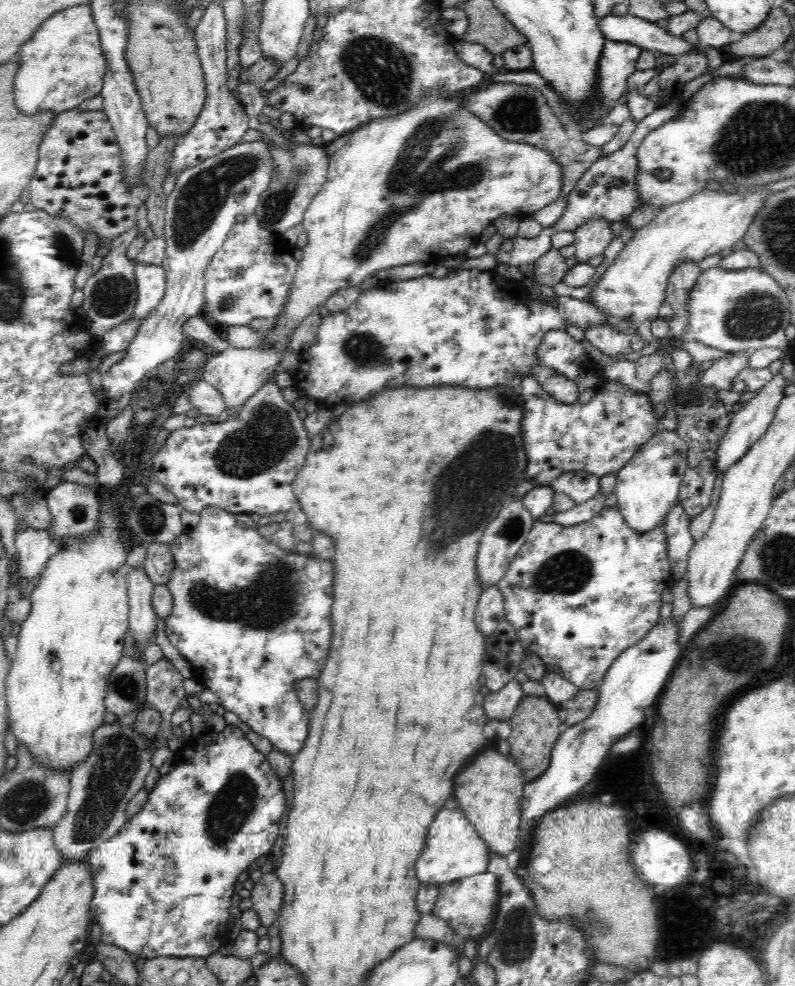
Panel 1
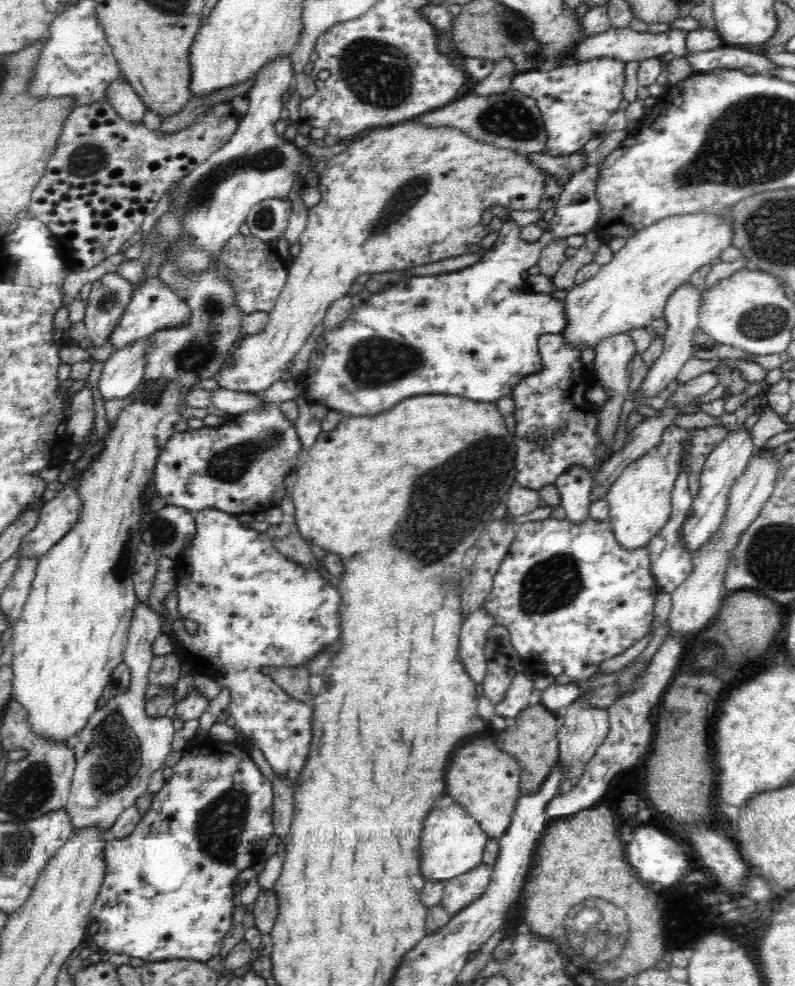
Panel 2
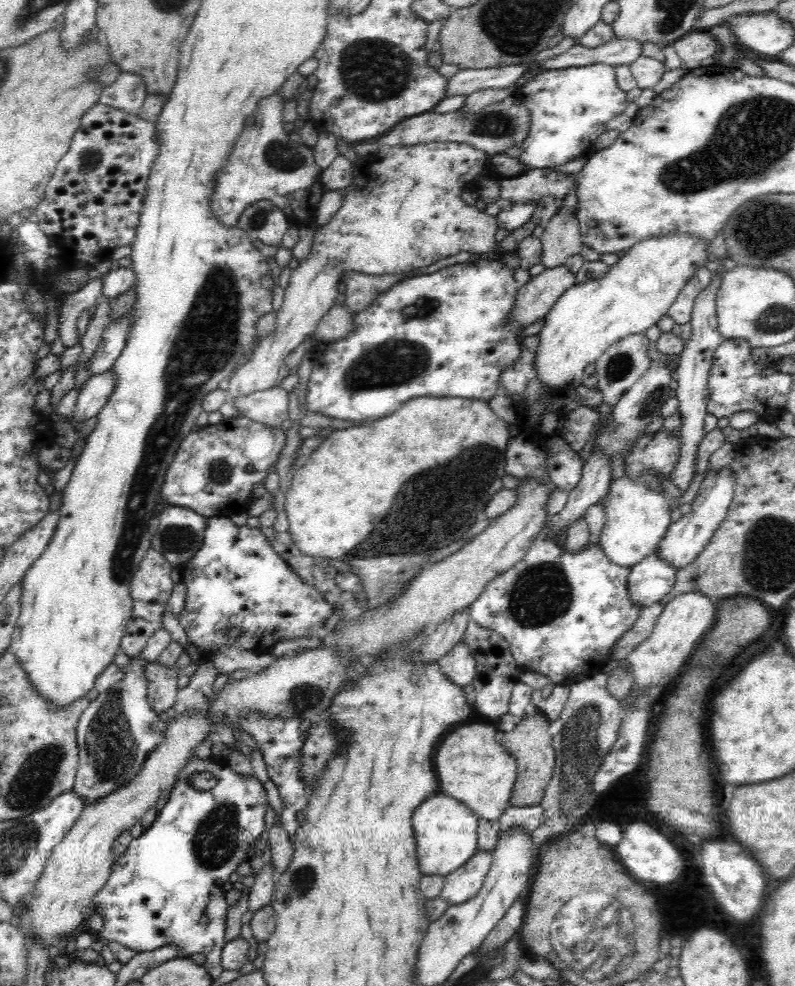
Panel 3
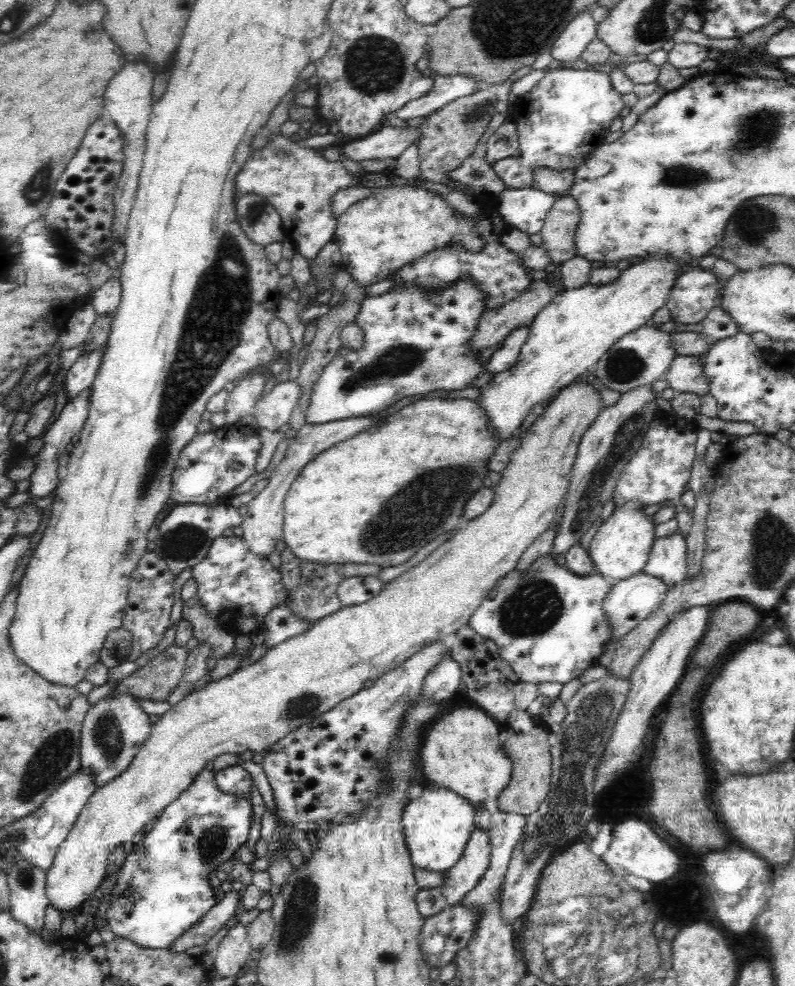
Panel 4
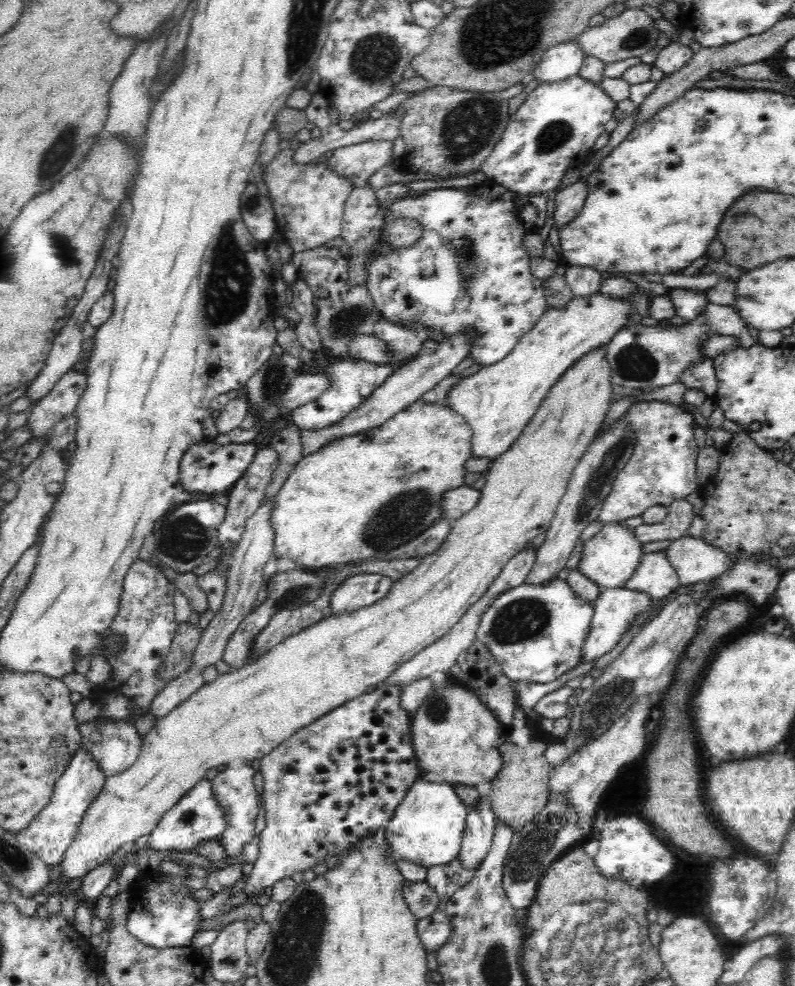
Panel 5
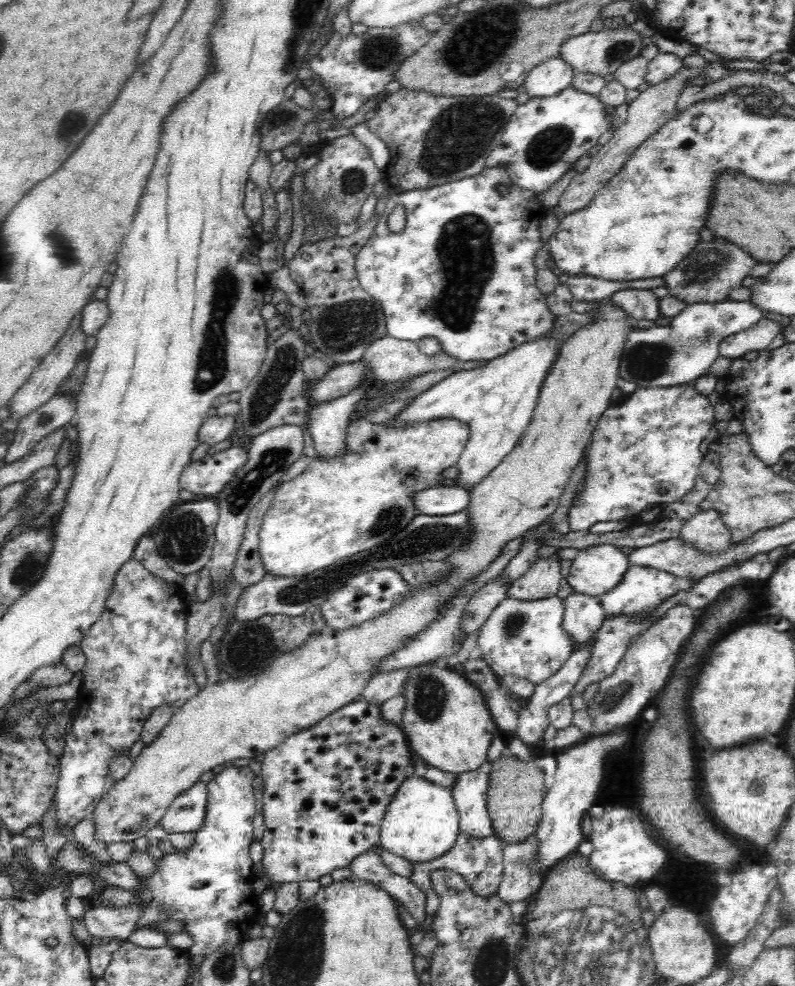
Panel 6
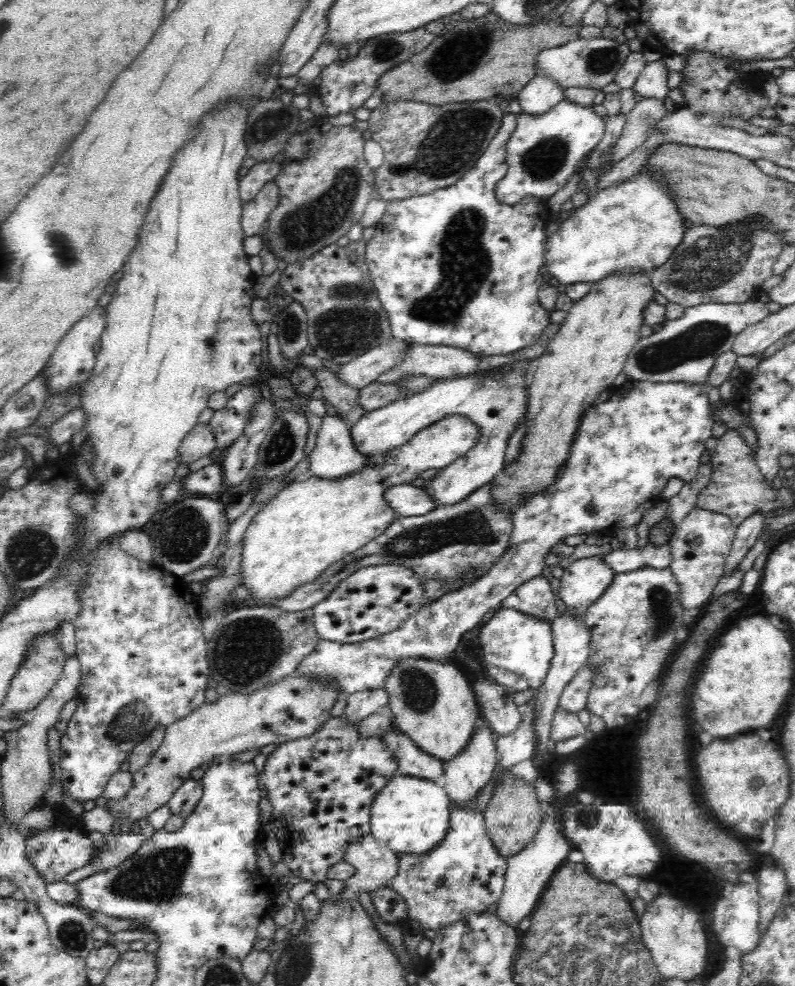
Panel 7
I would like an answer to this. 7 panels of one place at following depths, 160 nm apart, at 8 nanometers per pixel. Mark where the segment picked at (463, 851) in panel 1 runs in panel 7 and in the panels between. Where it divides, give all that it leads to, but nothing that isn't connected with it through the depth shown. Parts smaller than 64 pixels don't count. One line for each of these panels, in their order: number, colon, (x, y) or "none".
2: (452, 842)
3: (445, 830)
4: (436, 825)
5: (426, 828)
6: (421, 822)
7: (410, 815)

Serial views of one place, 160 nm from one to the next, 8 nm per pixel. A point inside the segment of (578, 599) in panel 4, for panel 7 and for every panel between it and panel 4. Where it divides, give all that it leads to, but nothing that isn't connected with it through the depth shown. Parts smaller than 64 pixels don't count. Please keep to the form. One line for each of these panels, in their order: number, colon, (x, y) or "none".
5: (535, 632)
6: (525, 639)
7: (511, 640)

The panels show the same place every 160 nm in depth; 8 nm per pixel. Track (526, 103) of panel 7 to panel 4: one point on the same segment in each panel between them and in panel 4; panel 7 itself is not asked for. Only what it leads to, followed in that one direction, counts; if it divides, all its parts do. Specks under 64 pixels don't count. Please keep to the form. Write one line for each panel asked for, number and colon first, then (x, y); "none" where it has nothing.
4: (568, 47)
5: (564, 60)
6: (551, 77)

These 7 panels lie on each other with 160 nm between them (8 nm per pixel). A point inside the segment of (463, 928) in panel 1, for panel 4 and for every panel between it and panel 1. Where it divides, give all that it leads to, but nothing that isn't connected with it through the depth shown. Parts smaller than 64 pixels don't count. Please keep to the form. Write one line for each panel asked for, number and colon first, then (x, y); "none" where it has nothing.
2: (464, 889)
3: (463, 884)
4: (461, 878)

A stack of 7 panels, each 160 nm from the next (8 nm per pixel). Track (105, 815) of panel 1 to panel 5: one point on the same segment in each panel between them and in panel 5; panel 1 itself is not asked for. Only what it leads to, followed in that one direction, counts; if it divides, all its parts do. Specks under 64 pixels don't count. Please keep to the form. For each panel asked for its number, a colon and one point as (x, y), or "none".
2: (119, 748)
3: (116, 732)
4: (113, 731)
5: (115, 745)

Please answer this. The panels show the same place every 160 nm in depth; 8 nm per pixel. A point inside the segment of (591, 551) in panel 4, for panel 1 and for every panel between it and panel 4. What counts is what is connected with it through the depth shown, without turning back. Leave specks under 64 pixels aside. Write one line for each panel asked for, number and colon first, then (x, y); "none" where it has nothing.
1: (648, 484)
2: (639, 502)
3: (636, 518)

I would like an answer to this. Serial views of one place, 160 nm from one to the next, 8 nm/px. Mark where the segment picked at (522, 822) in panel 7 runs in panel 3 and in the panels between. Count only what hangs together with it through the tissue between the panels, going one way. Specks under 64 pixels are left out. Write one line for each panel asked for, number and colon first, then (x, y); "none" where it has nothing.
3: (529, 742)
4: (530, 780)
5: (519, 791)
6: (516, 788)

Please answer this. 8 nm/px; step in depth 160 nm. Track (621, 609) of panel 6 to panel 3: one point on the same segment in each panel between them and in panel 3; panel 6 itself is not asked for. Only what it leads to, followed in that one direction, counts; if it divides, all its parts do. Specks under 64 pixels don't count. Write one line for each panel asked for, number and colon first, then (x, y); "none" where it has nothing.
3: (684, 540)
4: (667, 561)
5: (654, 576)

